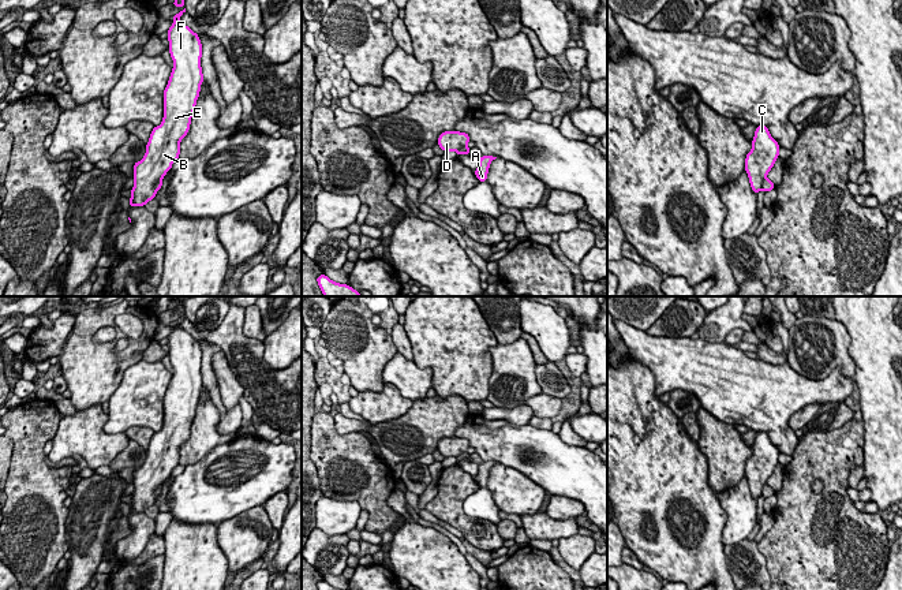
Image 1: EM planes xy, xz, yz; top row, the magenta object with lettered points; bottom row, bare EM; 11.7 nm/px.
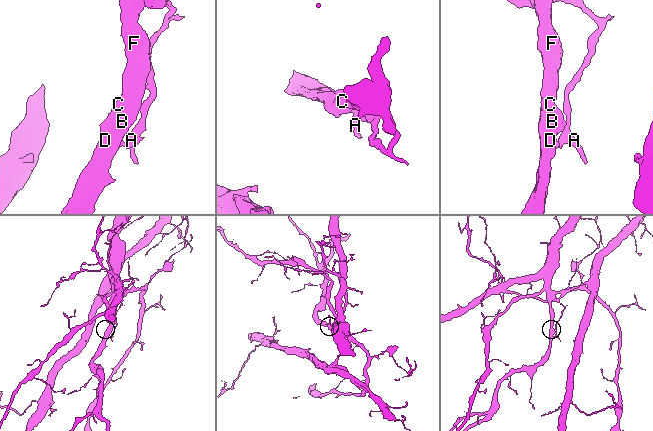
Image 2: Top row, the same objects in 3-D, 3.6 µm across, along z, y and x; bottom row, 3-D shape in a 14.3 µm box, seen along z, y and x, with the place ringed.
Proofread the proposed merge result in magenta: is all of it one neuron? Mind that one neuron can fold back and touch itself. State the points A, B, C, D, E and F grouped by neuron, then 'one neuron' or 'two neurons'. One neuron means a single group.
A / B C D E F | two neurons

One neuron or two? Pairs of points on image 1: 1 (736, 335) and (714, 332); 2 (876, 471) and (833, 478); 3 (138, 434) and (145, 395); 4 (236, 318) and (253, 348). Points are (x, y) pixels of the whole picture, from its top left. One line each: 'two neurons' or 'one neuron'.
1: two neurons
2: two neurons
3: two neurons
4: one neuron

